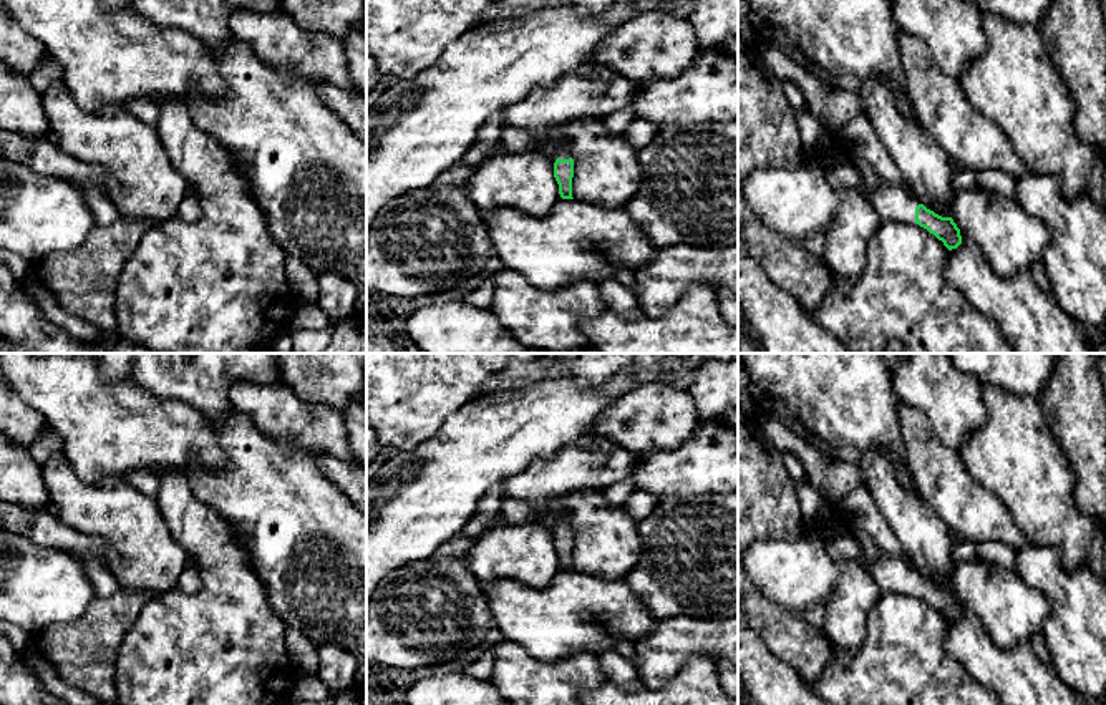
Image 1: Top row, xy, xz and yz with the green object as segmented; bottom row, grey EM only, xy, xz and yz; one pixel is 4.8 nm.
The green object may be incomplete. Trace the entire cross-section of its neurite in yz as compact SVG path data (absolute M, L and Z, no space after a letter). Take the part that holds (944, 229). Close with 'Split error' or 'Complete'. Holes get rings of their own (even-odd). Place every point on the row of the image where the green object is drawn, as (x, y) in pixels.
M829 133L829 138L831 141L827 144L814 151L803 146L801 159L804 166L822 173L836 191L839 187L856 187L866 194L874 204L880 221L915 222L942 241L948 250L962 244L960 229L952 217L942 217L917 202L904 184L884 181L879 189L872 189L861 161L842 148L836 133Z. Split error

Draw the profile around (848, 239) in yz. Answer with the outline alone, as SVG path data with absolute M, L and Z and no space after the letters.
M839 187L839 211L826 232L822 260L836 275L857 279L867 269L869 241L880 217L866 194L856 187Z

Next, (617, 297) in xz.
M604 279L597 282L597 289L609 310L620 314L625 318L645 317L638 307L635 292L622 285L618 280Z

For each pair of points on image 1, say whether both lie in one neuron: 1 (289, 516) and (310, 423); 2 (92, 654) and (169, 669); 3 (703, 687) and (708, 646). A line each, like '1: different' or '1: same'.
1: different
2: different
3: different

